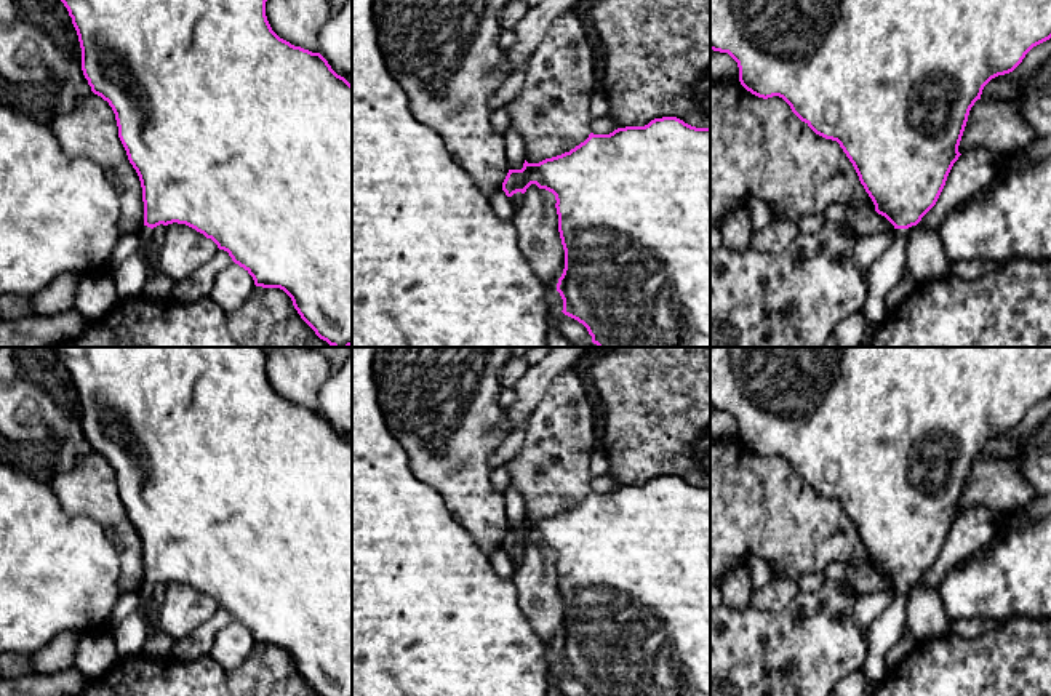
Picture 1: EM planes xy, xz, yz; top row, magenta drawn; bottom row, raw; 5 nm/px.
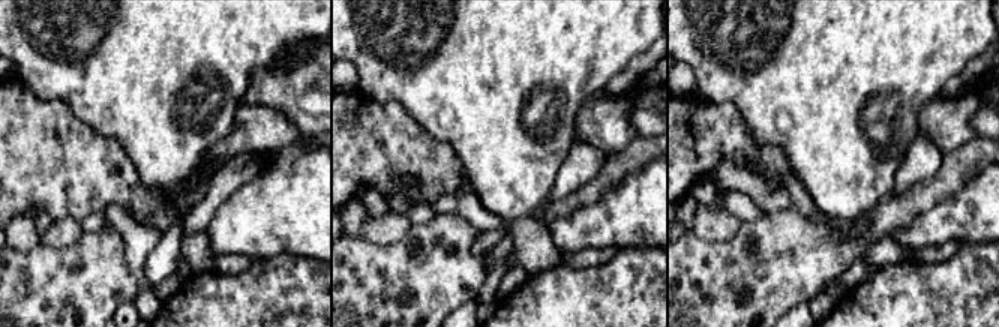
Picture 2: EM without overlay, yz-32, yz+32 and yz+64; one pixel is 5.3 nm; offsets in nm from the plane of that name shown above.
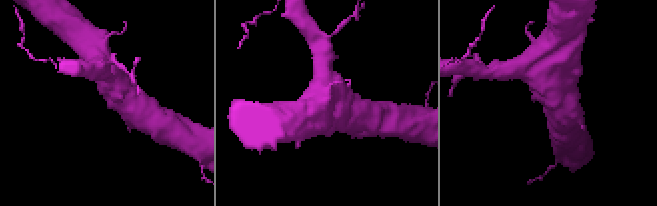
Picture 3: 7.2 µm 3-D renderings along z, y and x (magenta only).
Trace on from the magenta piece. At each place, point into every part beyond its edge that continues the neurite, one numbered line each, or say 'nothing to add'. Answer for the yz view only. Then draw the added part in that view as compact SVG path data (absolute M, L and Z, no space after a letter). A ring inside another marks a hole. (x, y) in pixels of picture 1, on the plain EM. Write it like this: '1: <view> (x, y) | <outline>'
1: yz (885, 632) | M894 587L891 603L869 626L869 654L861 667L867 685L880 685L885 680L885 656L907 634L907 589Z

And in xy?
1: xy (144, 610) | M142 584L139 589L139 594L141 594L141 605L138 608L138 613L150 627L152 624L152 587L147 584Z

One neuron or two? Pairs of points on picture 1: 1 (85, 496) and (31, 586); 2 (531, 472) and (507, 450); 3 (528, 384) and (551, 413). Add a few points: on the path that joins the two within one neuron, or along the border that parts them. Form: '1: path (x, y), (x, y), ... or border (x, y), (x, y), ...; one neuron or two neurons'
1: border (50, 485), (66, 512), (91, 517), (106, 535); two neurons
2: border (528, 421), (522, 448), (504, 464); two neurons
3: border (565, 370), (551, 383), (527, 420); two neurons

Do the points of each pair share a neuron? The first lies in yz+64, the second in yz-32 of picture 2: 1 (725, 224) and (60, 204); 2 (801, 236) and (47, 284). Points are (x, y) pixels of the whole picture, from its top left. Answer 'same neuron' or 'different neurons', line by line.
1: different neurons
2: same neuron

